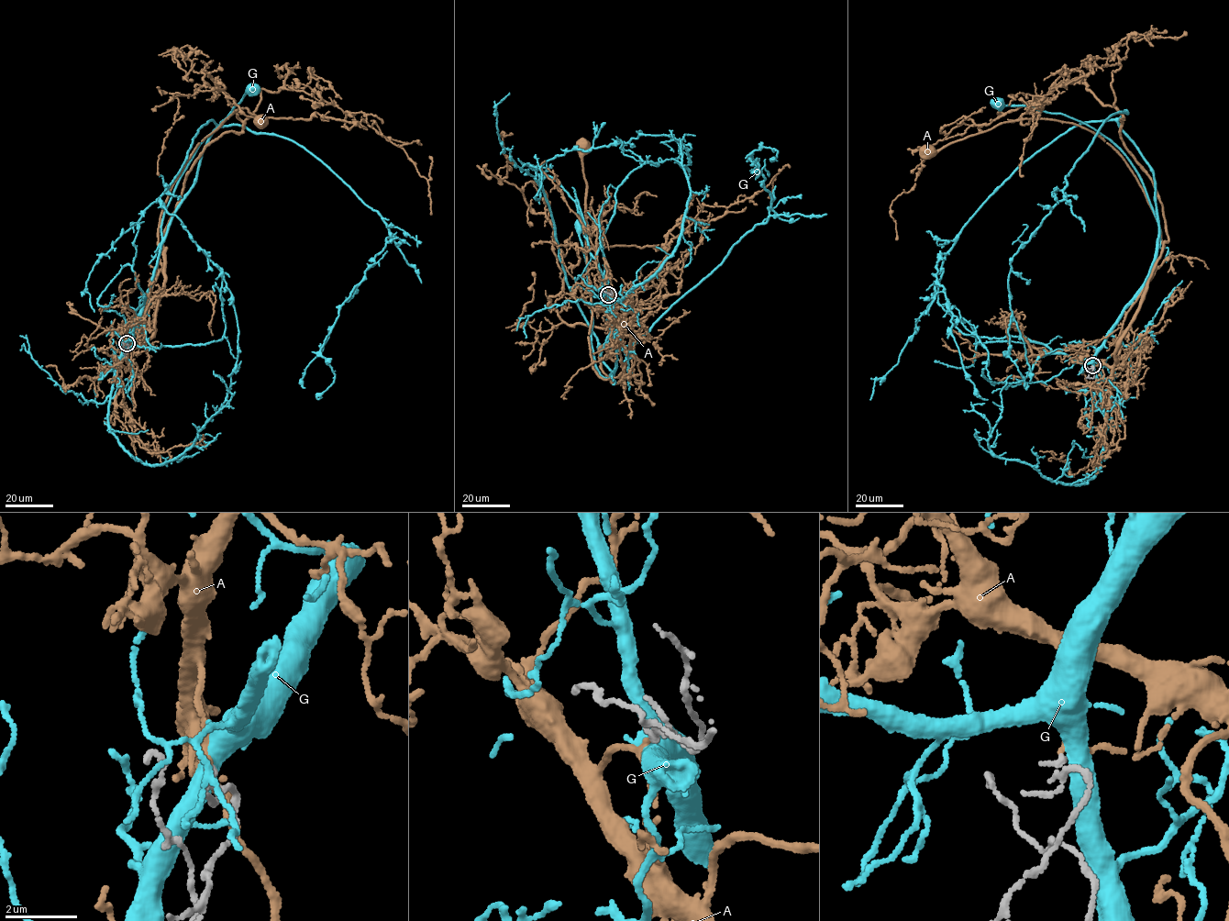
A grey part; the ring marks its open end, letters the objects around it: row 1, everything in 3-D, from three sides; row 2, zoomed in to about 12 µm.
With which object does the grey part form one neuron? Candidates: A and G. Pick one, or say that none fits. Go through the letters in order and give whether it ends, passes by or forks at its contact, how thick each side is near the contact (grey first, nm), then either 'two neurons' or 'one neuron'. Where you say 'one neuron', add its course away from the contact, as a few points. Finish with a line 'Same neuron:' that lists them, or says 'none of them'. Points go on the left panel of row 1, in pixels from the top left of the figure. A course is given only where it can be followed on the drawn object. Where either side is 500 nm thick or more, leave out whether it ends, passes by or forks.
A: it passes by; calibres 150 and 130 nm; one neuron; course (127, 343), (151, 336), (164, 231), (187, 173), (212, 142), (242, 131), (202, 71), (260, 122)
G: calibres 150 and 500 nm; two neurons
Same neuron: A

